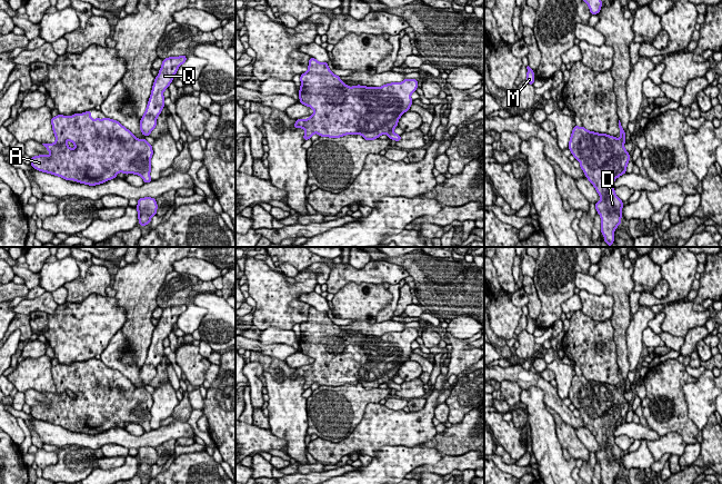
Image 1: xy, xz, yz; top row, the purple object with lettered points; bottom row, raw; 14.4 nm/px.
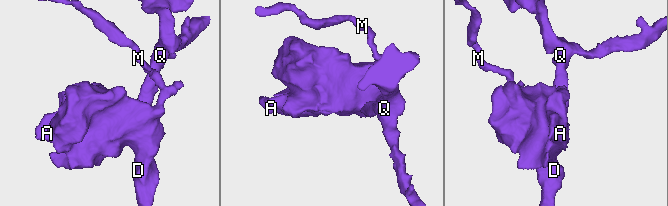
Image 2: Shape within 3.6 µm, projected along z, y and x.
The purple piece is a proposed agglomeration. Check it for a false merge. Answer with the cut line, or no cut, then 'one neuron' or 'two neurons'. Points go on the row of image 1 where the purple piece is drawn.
no cut; one neuron

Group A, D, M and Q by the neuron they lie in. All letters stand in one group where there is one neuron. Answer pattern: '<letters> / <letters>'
A D M Q

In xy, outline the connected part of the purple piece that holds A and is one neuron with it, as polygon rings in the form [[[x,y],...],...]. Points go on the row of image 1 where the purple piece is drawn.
[[[91,110],[51,119],[54,144],[42,144],[49,156],[31,157],[30,165],[66,180],[96,186],[118,172],[139,175],[151,182],[152,146],[138,139],[119,121],[91,119]]]

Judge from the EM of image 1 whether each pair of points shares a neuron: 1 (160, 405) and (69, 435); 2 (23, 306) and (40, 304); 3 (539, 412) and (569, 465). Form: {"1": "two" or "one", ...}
{"1": "two", "2": "one", "3": "one"}

